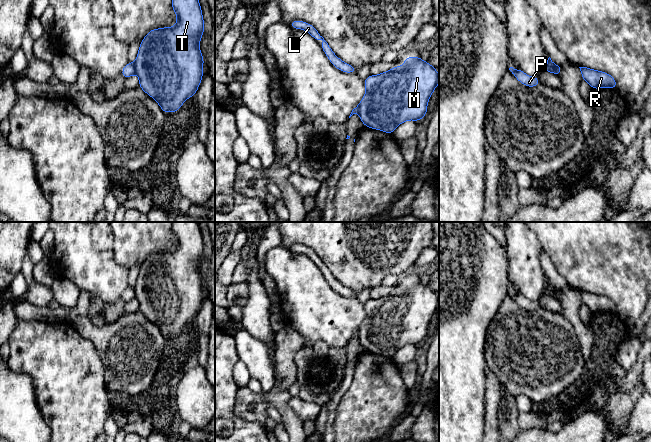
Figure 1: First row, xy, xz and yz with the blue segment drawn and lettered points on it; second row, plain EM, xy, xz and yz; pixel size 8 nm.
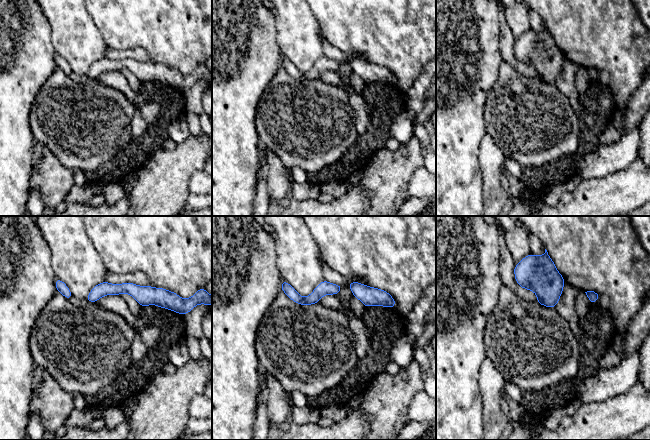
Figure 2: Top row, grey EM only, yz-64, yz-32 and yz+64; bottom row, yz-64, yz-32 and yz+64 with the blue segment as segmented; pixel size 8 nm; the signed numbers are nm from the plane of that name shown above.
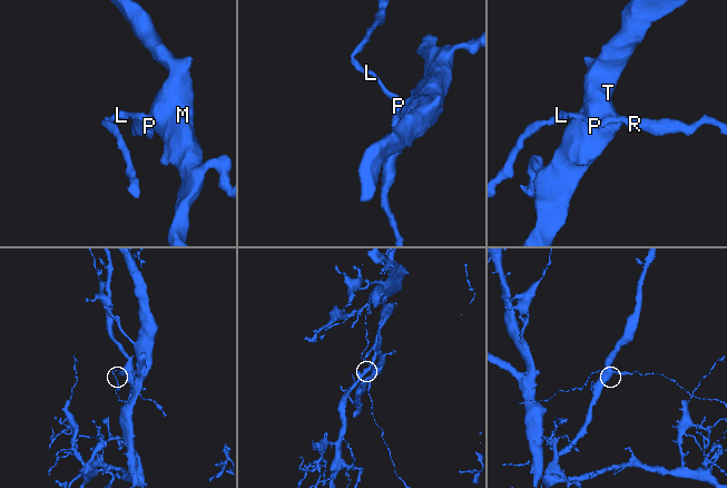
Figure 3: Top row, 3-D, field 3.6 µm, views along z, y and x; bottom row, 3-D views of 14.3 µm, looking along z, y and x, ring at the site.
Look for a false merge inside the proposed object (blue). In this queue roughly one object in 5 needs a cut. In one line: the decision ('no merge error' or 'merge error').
merge error

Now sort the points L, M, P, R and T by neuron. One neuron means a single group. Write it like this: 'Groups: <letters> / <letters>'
Groups: L P R / M T

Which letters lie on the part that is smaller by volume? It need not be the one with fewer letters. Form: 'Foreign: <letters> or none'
Foreign: L, P, R

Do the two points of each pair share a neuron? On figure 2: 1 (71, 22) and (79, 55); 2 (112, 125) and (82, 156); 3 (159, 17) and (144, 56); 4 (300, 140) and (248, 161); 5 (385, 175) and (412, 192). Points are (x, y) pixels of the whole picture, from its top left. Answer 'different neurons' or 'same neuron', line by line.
1: same neuron
2: same neuron
3: different neurons
4: different neurons
5: different neurons

